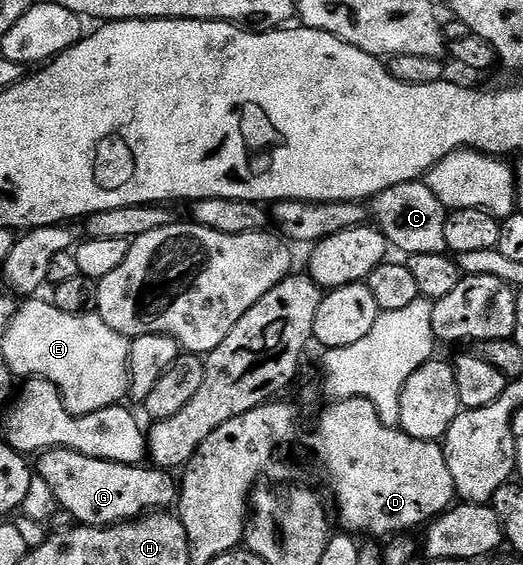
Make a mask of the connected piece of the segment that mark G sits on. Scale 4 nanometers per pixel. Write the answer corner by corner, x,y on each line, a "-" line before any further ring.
45,449
38,454
38,480
48,485
56,506
64,509
81,525
120,525
148,511
171,507
177,501
177,481
158,467
122,465
93,459
72,449

